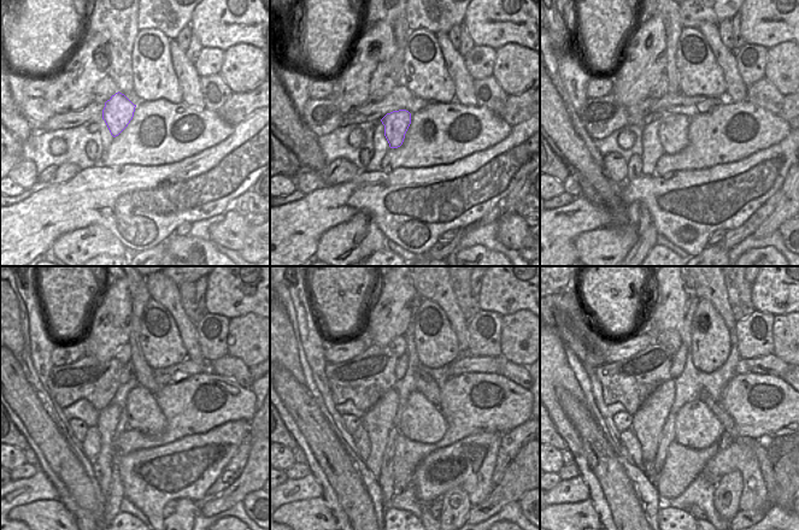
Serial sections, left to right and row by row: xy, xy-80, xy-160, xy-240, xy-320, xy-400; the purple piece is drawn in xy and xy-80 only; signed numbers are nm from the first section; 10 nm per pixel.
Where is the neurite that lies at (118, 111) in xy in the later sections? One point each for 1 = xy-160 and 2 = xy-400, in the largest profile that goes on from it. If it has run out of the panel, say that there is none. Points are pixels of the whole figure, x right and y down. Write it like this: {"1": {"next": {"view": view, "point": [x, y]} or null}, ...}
{"1": {"next": {"view": "xy-160", "point": [674, 128]}}, "2": {"next": {"view": "xy-400", "point": [695, 427]}}}

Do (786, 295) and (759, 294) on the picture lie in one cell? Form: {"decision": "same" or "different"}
{"decision": "same"}

